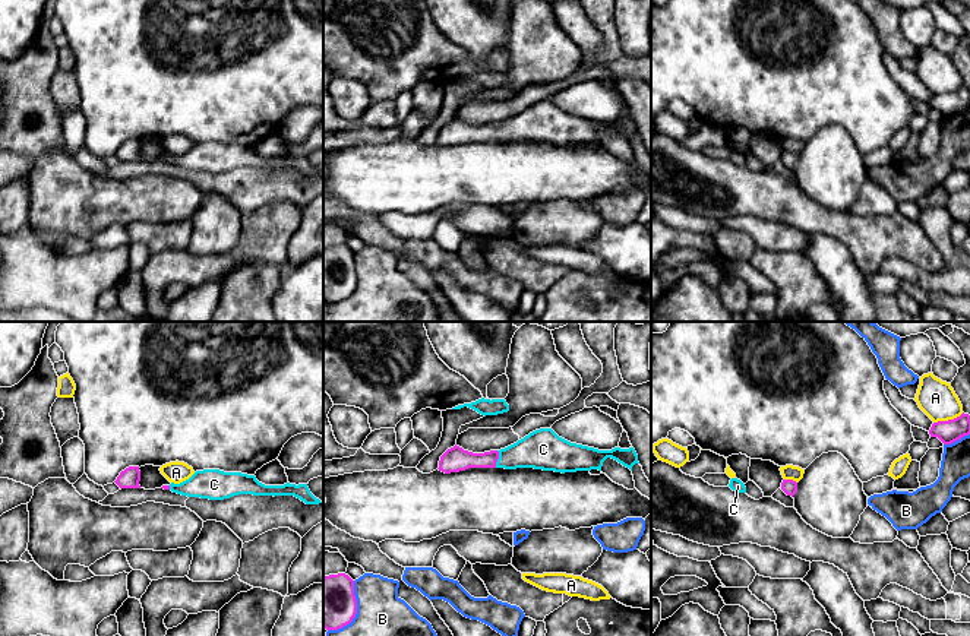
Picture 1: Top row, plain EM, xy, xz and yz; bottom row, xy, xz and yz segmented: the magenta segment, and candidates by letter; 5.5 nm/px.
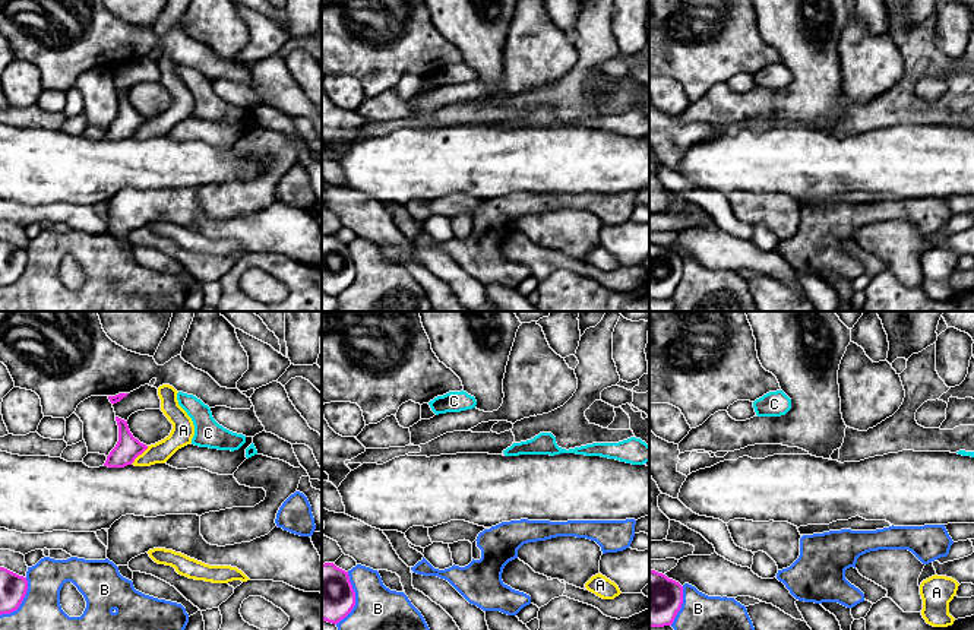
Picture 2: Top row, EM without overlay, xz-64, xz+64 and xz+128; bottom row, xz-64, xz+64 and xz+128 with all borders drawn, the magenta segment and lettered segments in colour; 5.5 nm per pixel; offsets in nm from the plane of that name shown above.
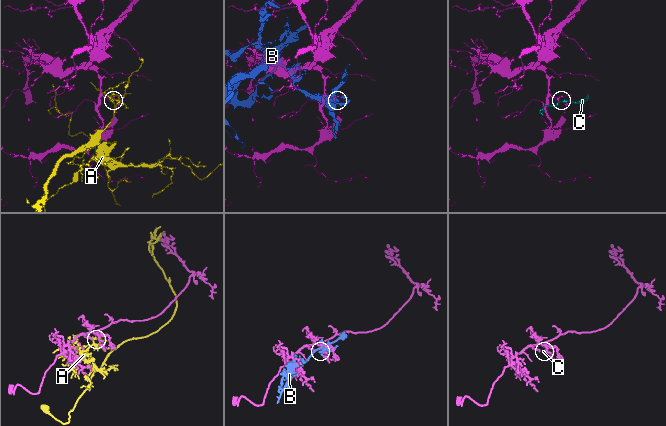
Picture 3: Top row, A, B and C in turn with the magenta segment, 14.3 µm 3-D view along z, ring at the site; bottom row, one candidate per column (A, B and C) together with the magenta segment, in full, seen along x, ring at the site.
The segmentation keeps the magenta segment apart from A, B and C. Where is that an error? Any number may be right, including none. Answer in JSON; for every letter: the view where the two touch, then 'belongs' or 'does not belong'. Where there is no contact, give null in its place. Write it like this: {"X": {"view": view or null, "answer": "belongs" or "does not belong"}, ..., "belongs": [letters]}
{"A": {"view": "yz", "answer": "does not belong"}, "B": {"view": "xz", "answer": "does not belong"}, "C": {"view": "xz", "answer": "belongs"}, "belongs": ["C"]}

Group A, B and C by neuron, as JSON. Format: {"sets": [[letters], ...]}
{"sets": [["A"], ["B"], ["C"]]}

